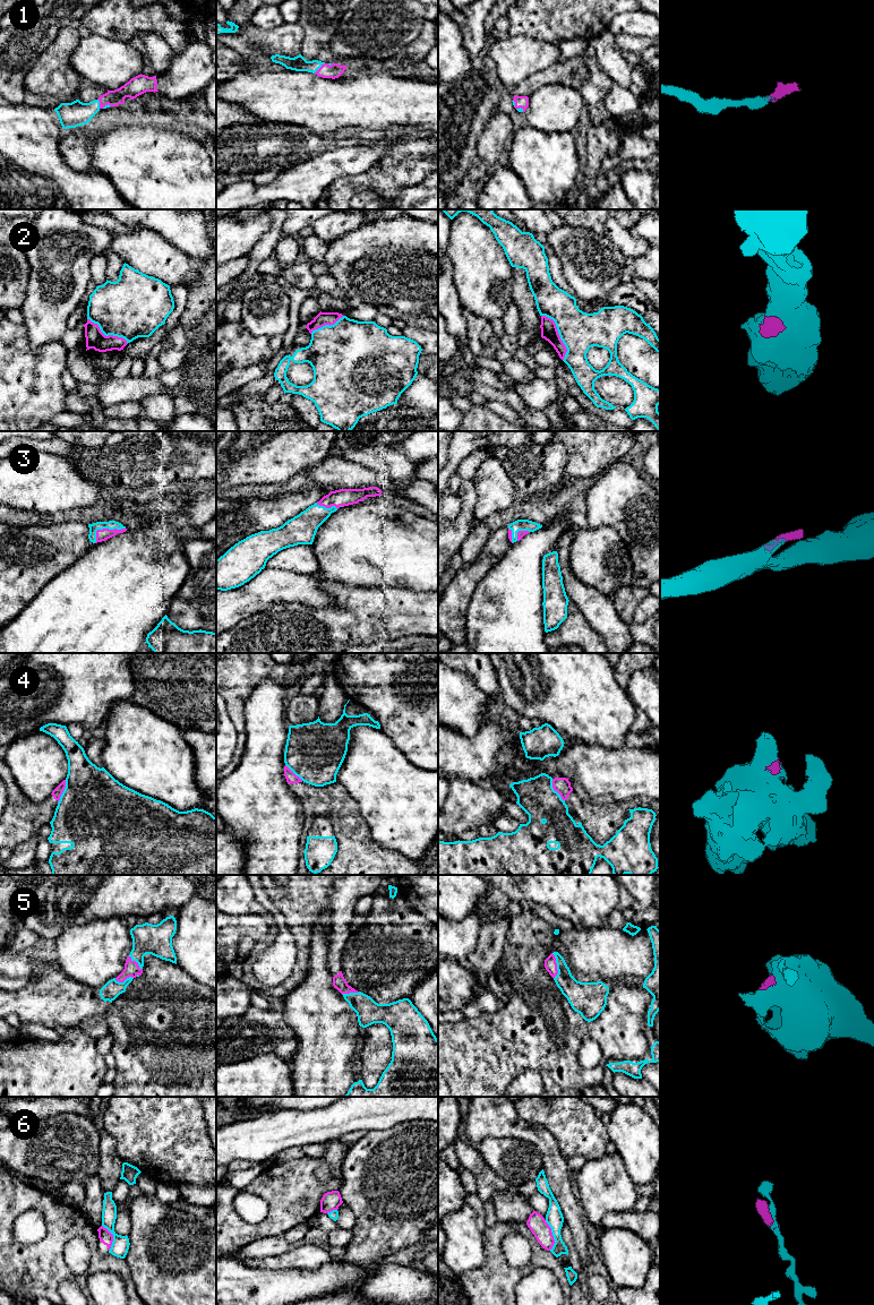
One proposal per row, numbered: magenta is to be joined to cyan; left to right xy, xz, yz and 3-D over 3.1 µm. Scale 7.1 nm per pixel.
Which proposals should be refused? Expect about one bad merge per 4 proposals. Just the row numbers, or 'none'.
4, 6

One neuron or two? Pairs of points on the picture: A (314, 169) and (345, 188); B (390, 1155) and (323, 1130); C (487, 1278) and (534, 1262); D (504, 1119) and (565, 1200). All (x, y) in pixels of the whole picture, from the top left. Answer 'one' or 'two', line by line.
A: two
B: two
C: one
D: one

